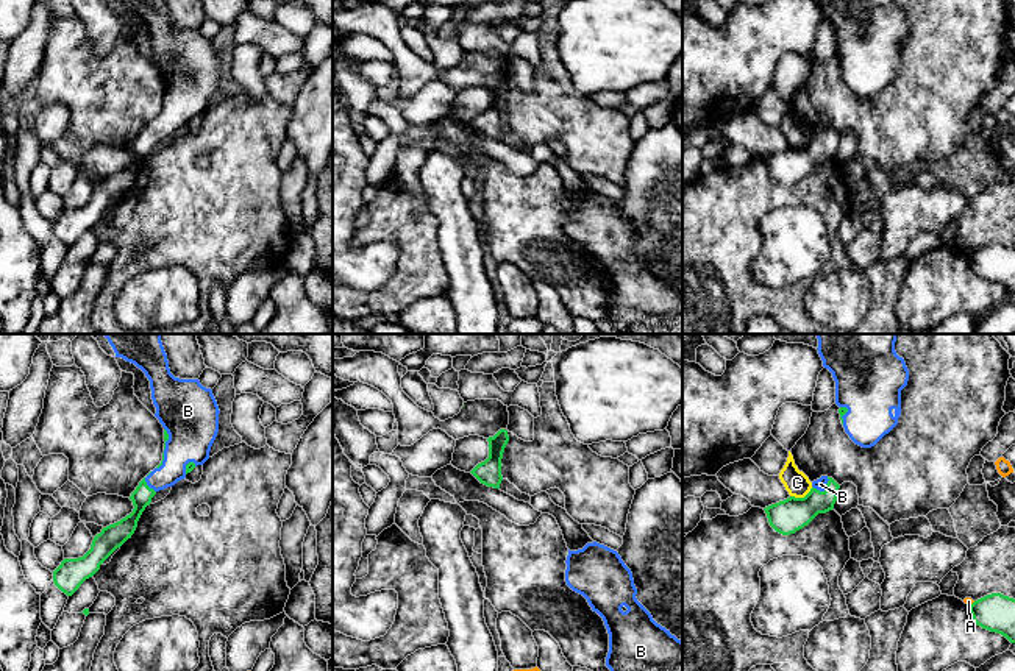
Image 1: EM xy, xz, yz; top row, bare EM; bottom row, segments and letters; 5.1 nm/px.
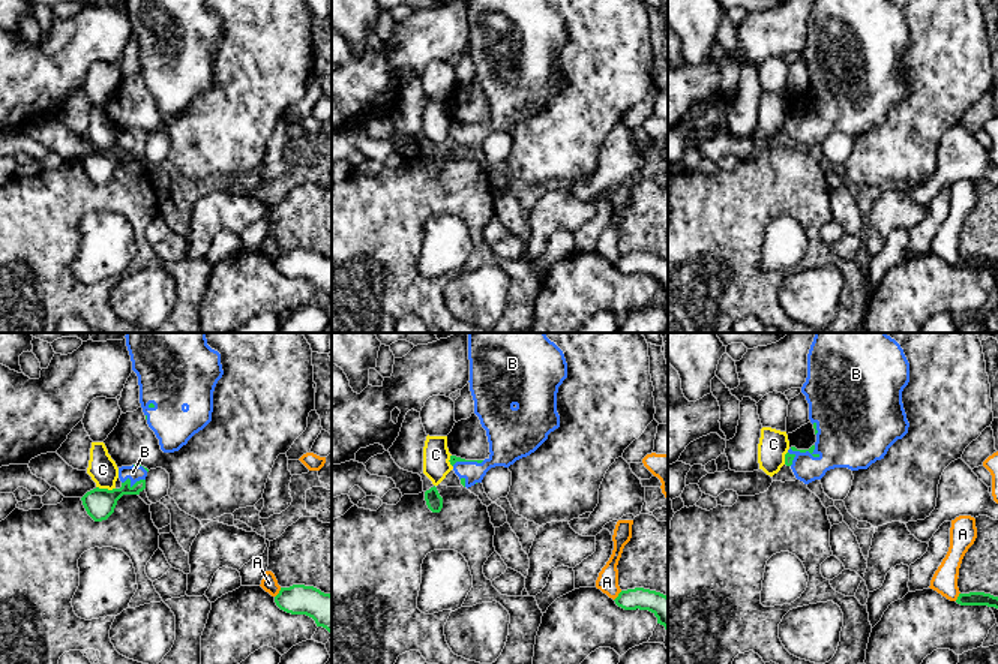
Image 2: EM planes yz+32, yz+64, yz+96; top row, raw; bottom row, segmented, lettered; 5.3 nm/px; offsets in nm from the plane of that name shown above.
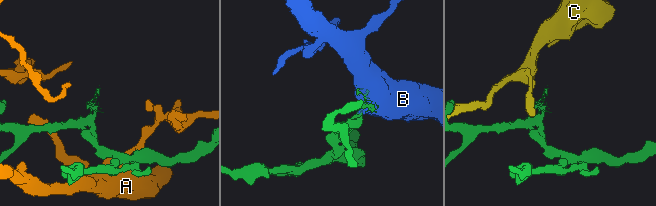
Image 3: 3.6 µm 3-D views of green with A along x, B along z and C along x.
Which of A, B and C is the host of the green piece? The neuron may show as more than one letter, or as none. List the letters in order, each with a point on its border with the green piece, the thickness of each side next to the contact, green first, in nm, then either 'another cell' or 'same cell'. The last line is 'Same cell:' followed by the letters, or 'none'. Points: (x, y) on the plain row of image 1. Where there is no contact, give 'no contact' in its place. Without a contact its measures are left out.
A: yz (972, 255) | 200/40 nm | another cell
B: yz (825, 141) | 180/60 nm | same cell
C: yz (801, 149) | 180/120 nm | another cell
Same cell: B

